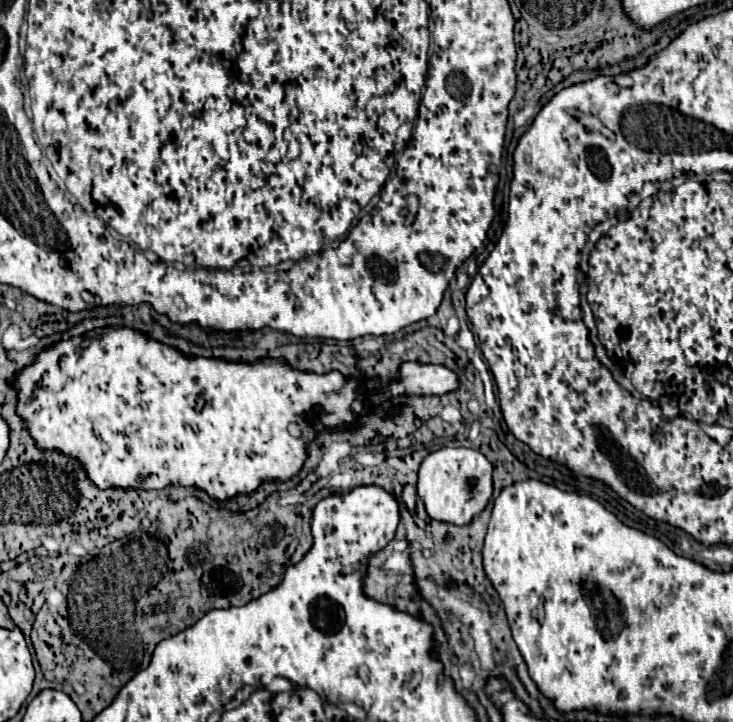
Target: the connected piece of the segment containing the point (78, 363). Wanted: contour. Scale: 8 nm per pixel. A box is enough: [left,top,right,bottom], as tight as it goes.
[12,327,458,501]

